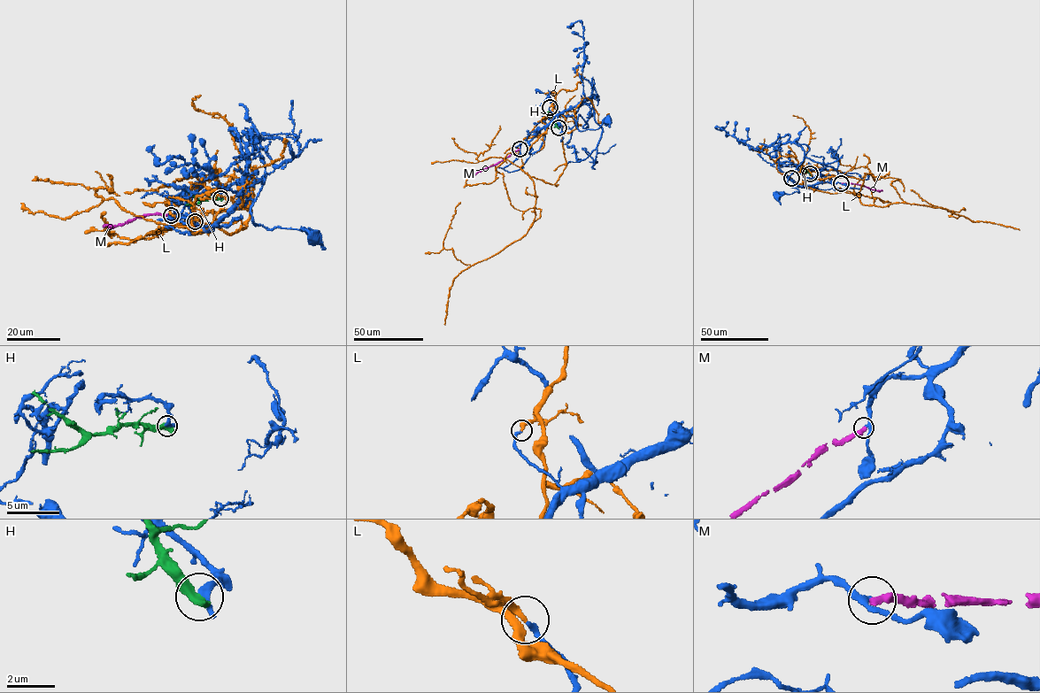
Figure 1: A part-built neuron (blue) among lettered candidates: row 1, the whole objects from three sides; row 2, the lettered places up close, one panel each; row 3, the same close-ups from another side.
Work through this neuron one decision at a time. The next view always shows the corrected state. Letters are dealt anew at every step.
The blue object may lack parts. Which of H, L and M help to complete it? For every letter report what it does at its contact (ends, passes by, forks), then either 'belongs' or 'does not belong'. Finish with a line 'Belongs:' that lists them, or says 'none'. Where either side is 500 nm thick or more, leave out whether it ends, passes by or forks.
H: does not belong
L: it ends | does not belong
M: it ends | does not belong
Belongs: none

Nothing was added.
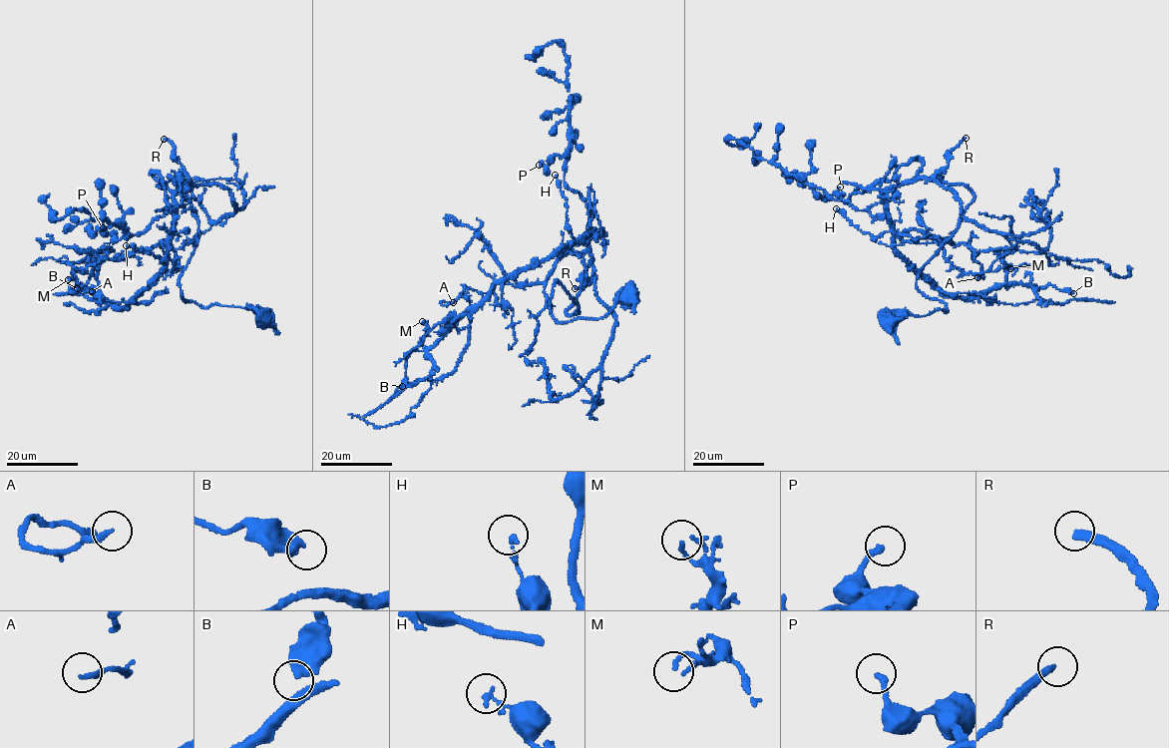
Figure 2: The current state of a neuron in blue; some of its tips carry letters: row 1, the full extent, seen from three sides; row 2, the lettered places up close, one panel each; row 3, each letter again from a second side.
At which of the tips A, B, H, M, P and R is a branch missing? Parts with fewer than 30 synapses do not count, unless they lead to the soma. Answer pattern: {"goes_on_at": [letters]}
{"goes_on_at": ["R"]}

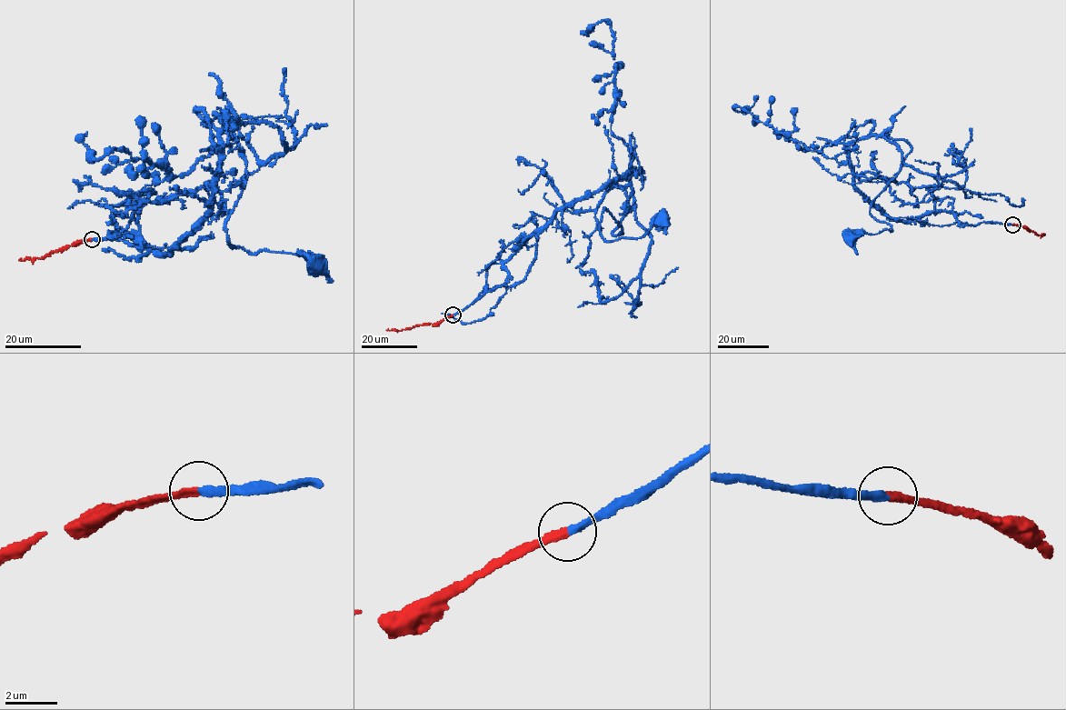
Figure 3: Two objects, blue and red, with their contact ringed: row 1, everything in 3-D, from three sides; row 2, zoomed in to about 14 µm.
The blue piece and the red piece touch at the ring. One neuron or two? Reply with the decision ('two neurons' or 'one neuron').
one neuron

